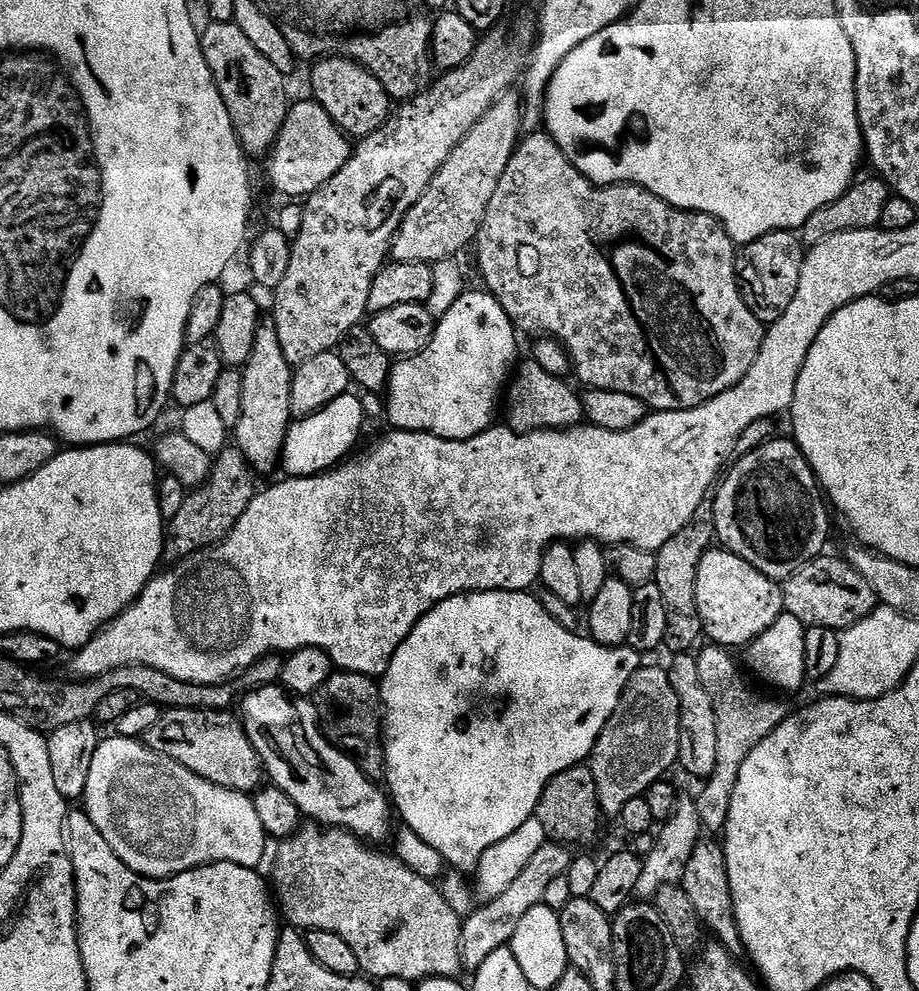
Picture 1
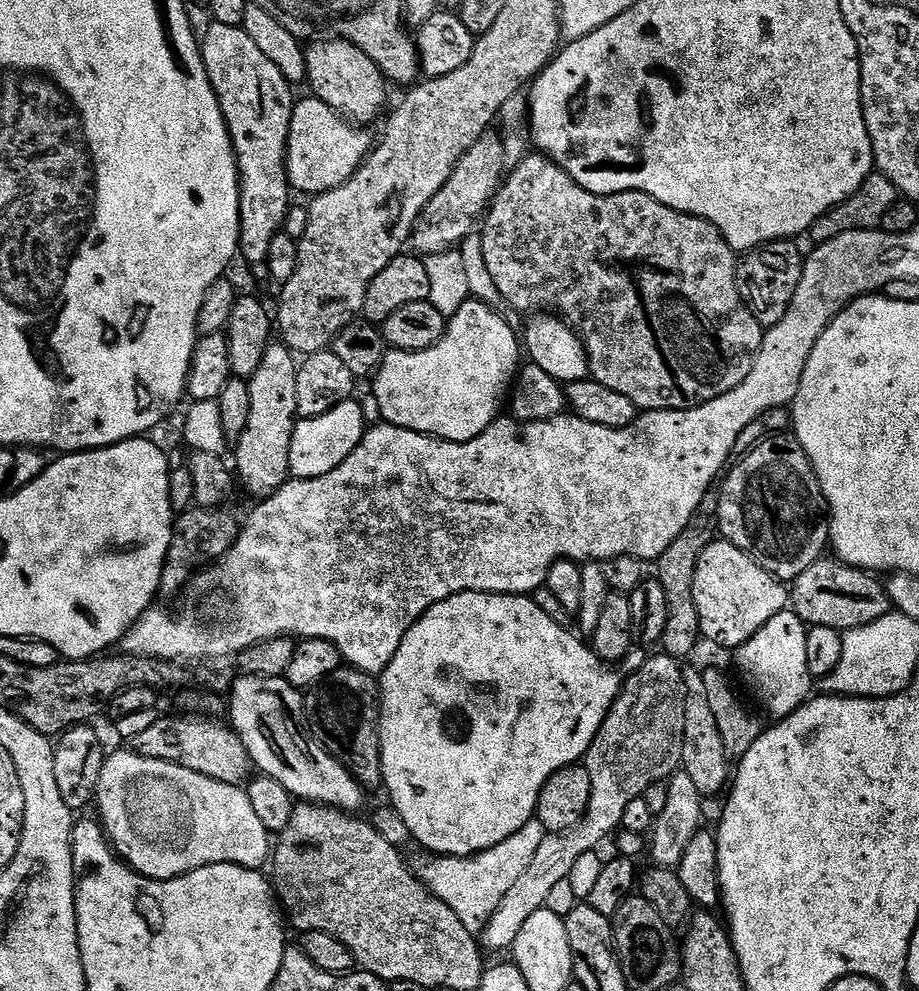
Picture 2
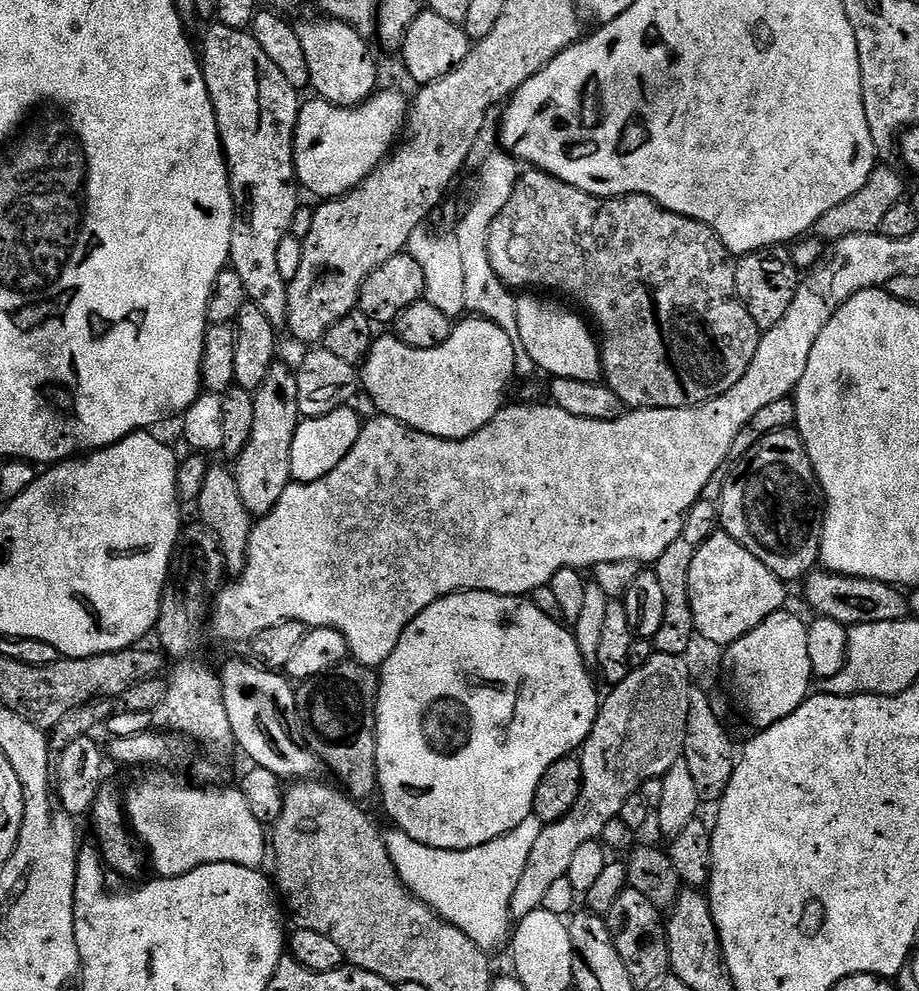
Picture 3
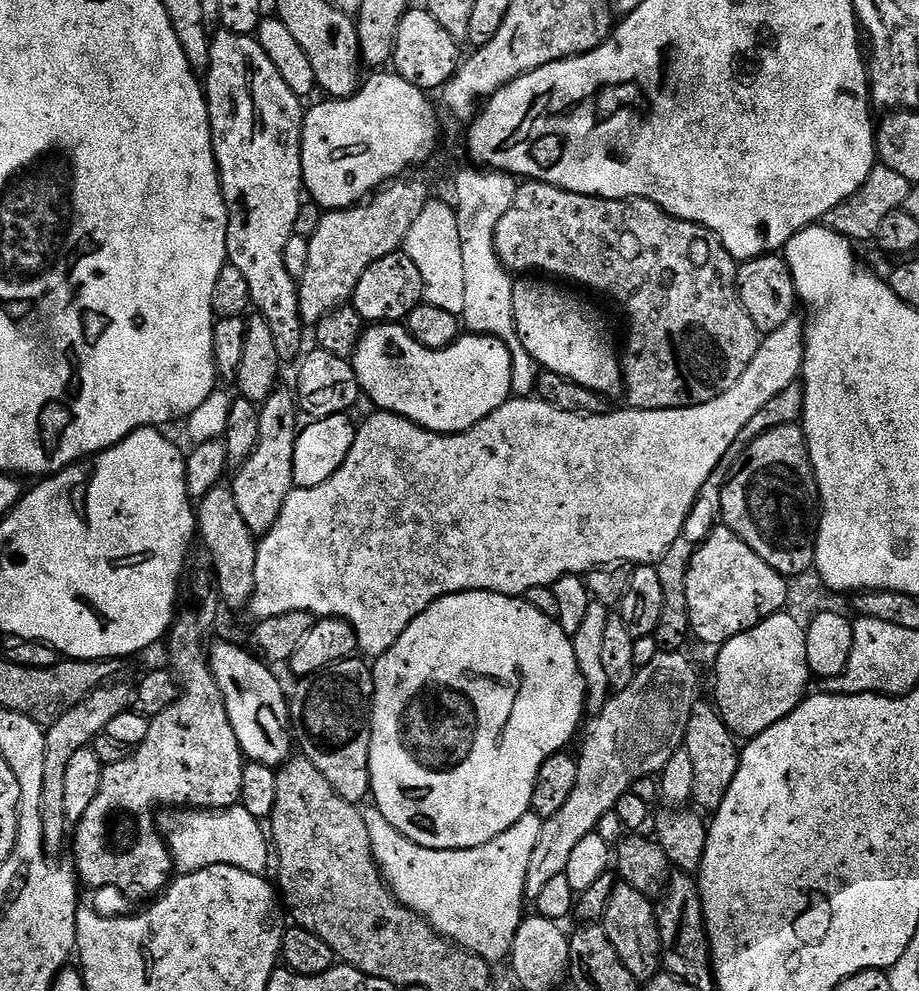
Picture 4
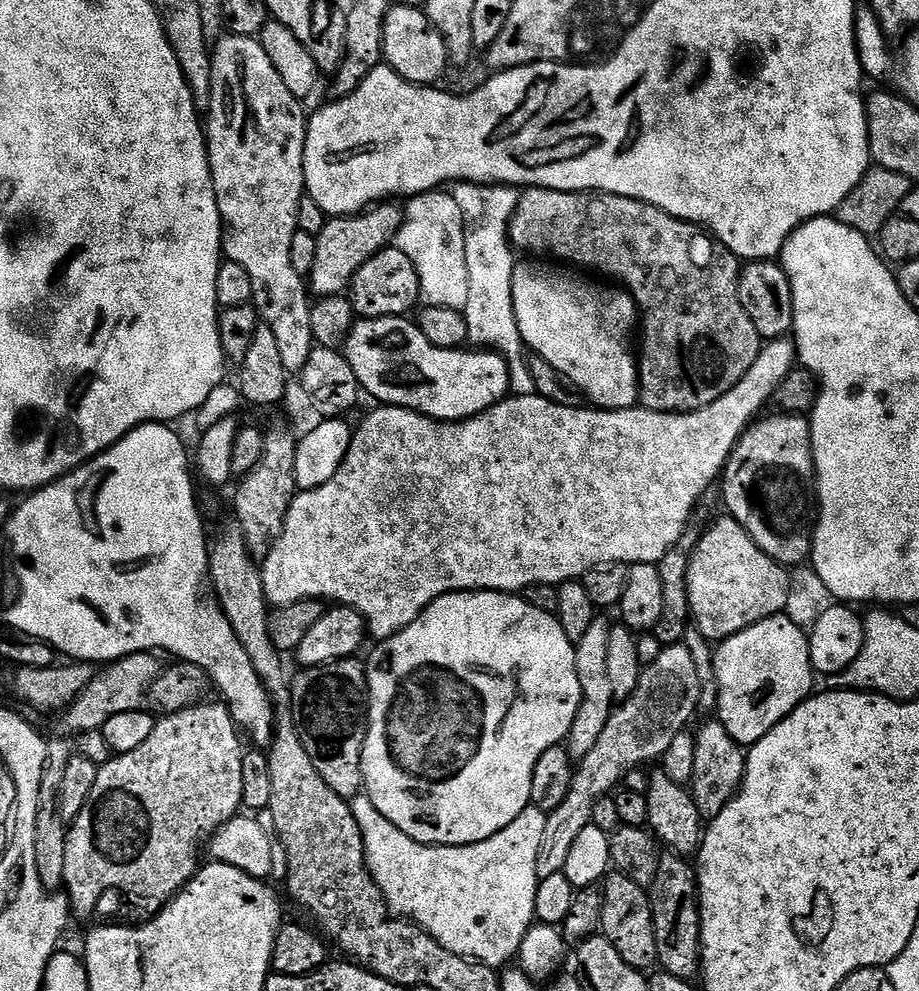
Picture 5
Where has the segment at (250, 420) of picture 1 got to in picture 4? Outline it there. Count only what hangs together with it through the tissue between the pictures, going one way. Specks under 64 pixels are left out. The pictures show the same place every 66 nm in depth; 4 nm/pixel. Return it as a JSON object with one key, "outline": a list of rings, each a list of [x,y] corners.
{"outline":[[[277,387],[259,405],[257,448],[250,454],[248,461],[234,472],[234,478],[230,481],[234,502],[242,513],[242,519],[257,534],[269,532],[278,522],[282,506],[286,506],[286,498],[294,487],[294,446],[296,437],[300,435],[302,420],[298,415],[295,391],[291,387],[284,387]]]}

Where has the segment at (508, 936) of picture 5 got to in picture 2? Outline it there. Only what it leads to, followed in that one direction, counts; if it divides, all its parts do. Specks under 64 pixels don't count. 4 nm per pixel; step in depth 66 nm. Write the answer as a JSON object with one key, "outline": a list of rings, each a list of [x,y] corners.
{"outline":[[[533,818],[526,822],[526,826],[522,826],[522,830],[510,834],[506,842],[485,852],[477,852],[474,856],[433,855],[428,858],[432,860],[418,868],[418,875],[421,882],[439,900],[446,902],[446,906],[450,906],[450,910],[454,910],[464,925],[476,934],[487,924],[494,910],[502,906],[502,898],[506,898],[506,893],[514,886],[514,882],[522,878],[522,873],[526,871],[526,866],[530,866],[538,846],[542,846],[545,835],[542,822]]]}

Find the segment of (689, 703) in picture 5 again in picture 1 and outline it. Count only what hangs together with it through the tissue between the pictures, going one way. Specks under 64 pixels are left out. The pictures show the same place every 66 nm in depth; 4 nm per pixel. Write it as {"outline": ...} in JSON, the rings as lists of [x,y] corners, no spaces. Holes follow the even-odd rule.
{"outline":[[[641,666],[630,678],[622,698],[615,701],[616,709],[606,722],[598,742],[590,757],[590,767],[594,782],[598,786],[598,802],[605,817],[619,817],[622,806],[633,798],[645,795],[650,785],[669,775],[668,771],[677,767],[680,759],[680,695],[668,677],[668,668],[648,668]],[[546,842],[540,847],[538,854],[534,854],[534,858],[530,858],[526,870],[522,870],[522,874],[518,874],[518,878],[514,878],[514,883],[508,887],[506,894],[502,894],[496,900],[487,901],[483,905],[485,908],[477,907],[463,921],[460,958],[465,969],[480,968],[482,962],[486,962],[486,958],[490,958],[490,954],[494,954],[494,950],[505,947],[511,941],[515,928],[523,915],[529,913],[532,907],[544,903],[544,895],[550,882],[567,873],[574,859],[573,853],[568,852],[571,851],[565,845]]]}

